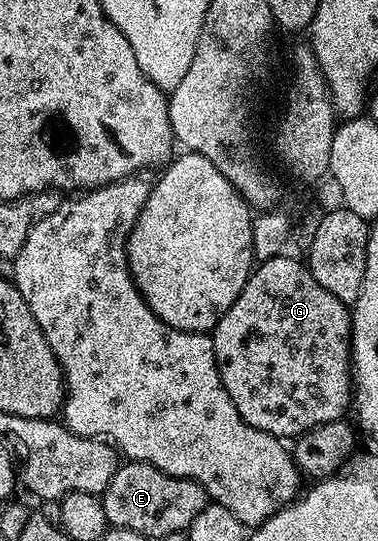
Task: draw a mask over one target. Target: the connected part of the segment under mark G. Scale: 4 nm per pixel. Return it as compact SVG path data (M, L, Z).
M290 254L273 256L261 261L251 271L248 282L244 290L232 302L228 311L224 312L218 319L218 324L212 329L212 339L214 341L214 357L218 363L218 373L224 382L224 390L228 390L228 398L232 398L232 406L240 410L240 418L248 422L248 426L256 426L256 430L264 430L268 434L279 438L297 438L303 436L308 430L312 430L321 424L327 424L333 420L341 420L347 414L352 404L352 365L350 362L350 333L352 331L351 309L336 294L328 294L316 278L312 278L309 267L298 260L293 260Z

